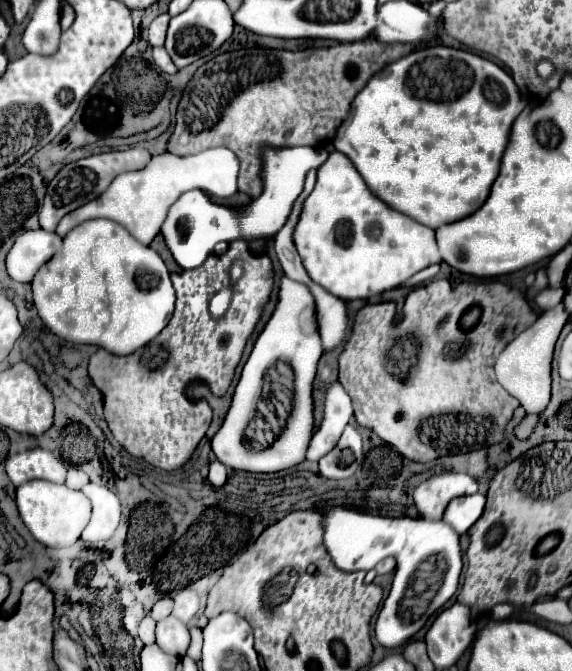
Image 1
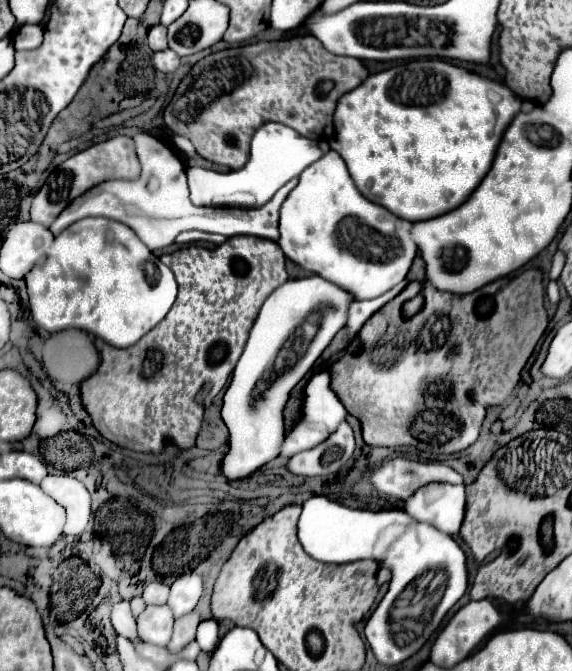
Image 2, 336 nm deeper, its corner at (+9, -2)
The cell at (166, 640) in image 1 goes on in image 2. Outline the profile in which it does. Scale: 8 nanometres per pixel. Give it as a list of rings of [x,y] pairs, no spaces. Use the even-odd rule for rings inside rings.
[[[147,606],[137,618],[137,632],[143,642],[167,646],[173,632],[173,616],[167,606]]]

